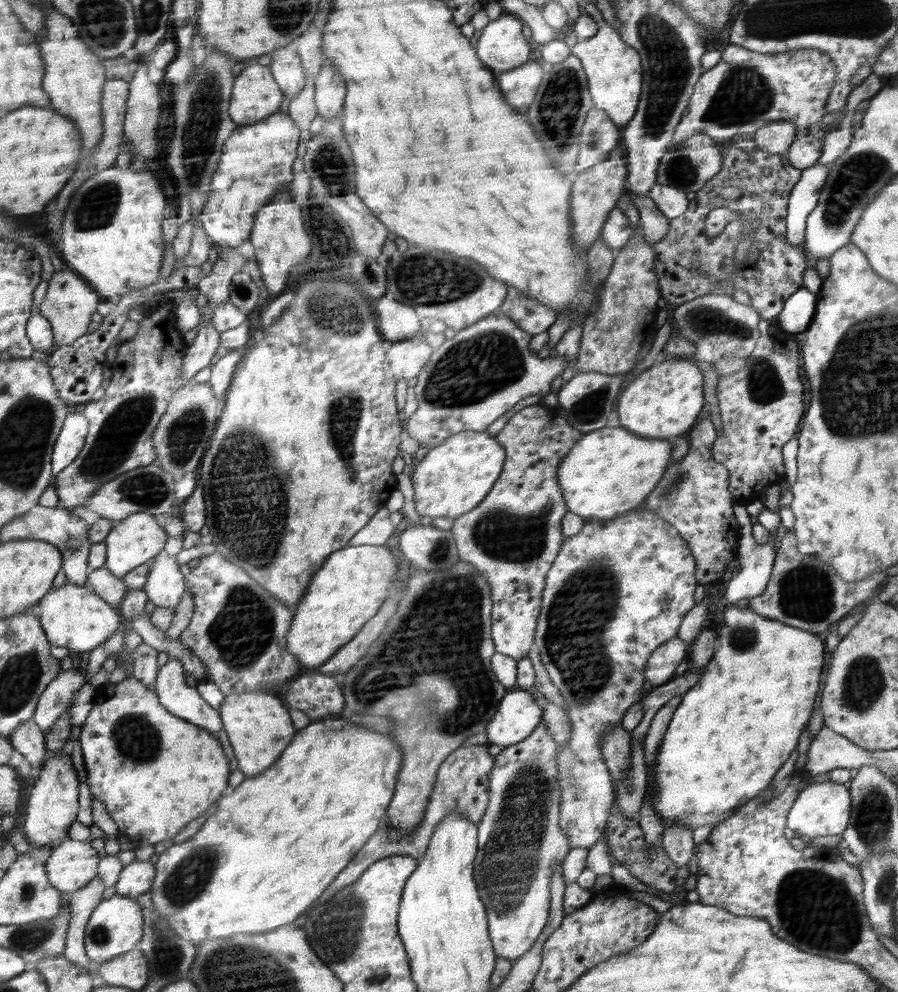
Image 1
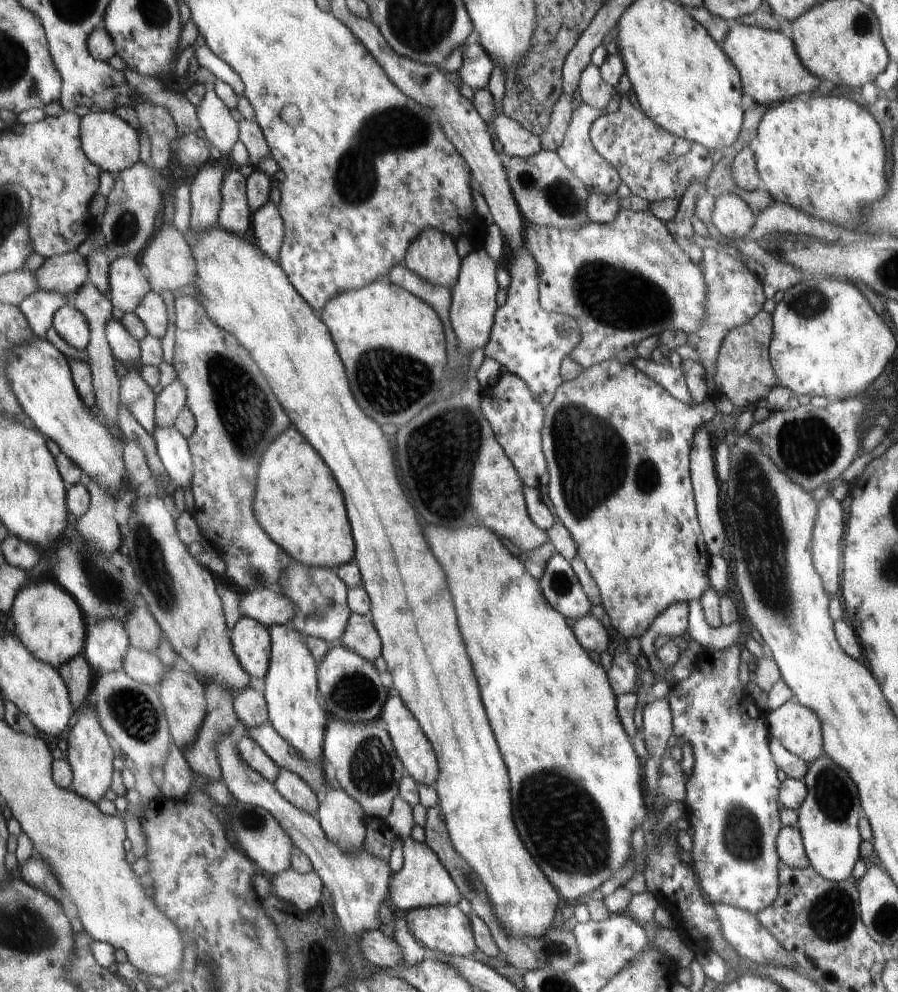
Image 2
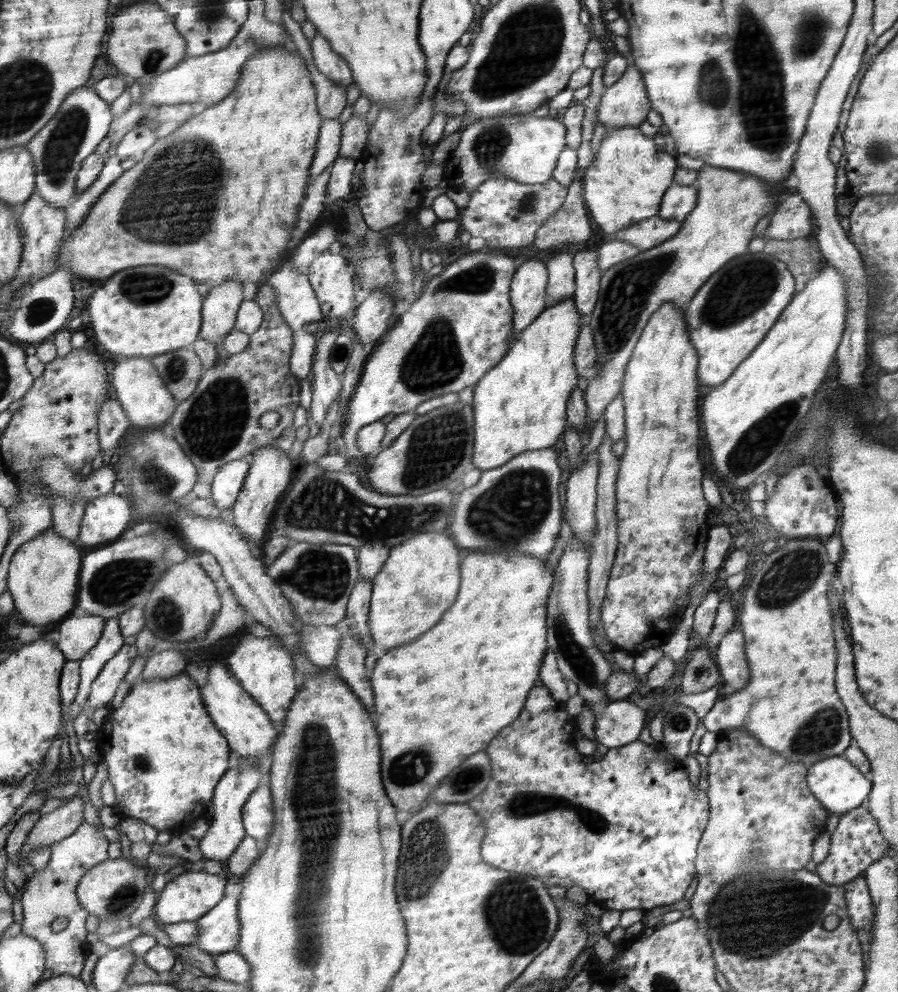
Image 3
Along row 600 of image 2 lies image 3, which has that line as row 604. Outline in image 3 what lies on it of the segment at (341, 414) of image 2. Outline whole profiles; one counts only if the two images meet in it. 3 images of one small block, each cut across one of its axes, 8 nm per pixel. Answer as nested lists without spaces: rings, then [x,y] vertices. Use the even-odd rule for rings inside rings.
[[[426,532],[408,538],[389,554],[390,562],[385,562],[382,574],[378,573],[372,582],[368,626],[373,638],[373,651],[381,657],[390,649],[414,642],[418,636],[440,622],[442,614],[454,604],[460,588],[460,554],[456,544],[442,532]]]

